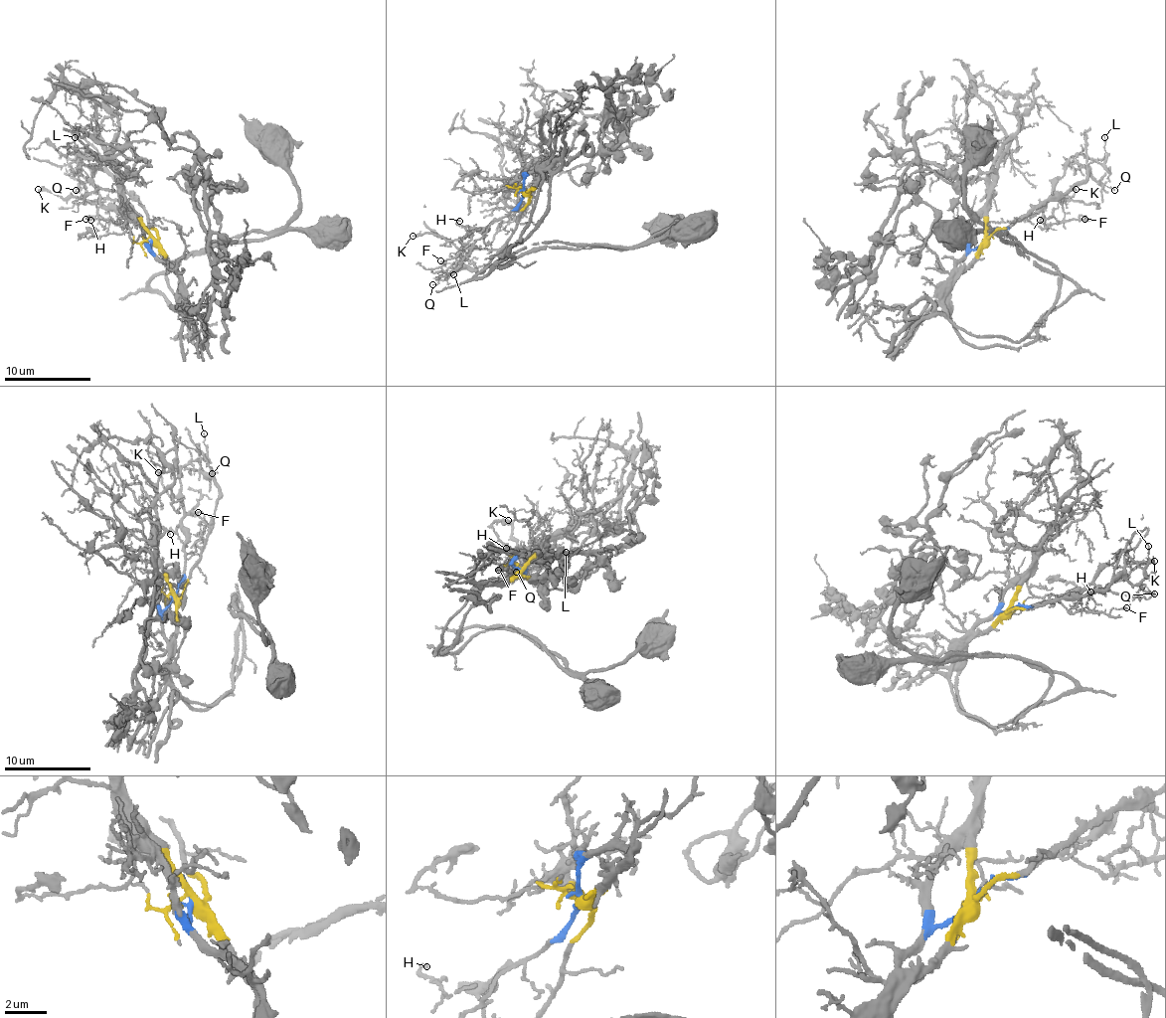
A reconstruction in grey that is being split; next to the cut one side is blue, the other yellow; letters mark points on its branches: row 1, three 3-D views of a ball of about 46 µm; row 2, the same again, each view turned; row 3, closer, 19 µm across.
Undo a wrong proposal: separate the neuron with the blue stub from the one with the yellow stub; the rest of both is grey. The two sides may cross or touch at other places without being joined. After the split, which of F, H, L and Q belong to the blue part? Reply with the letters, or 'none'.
F, H, L

